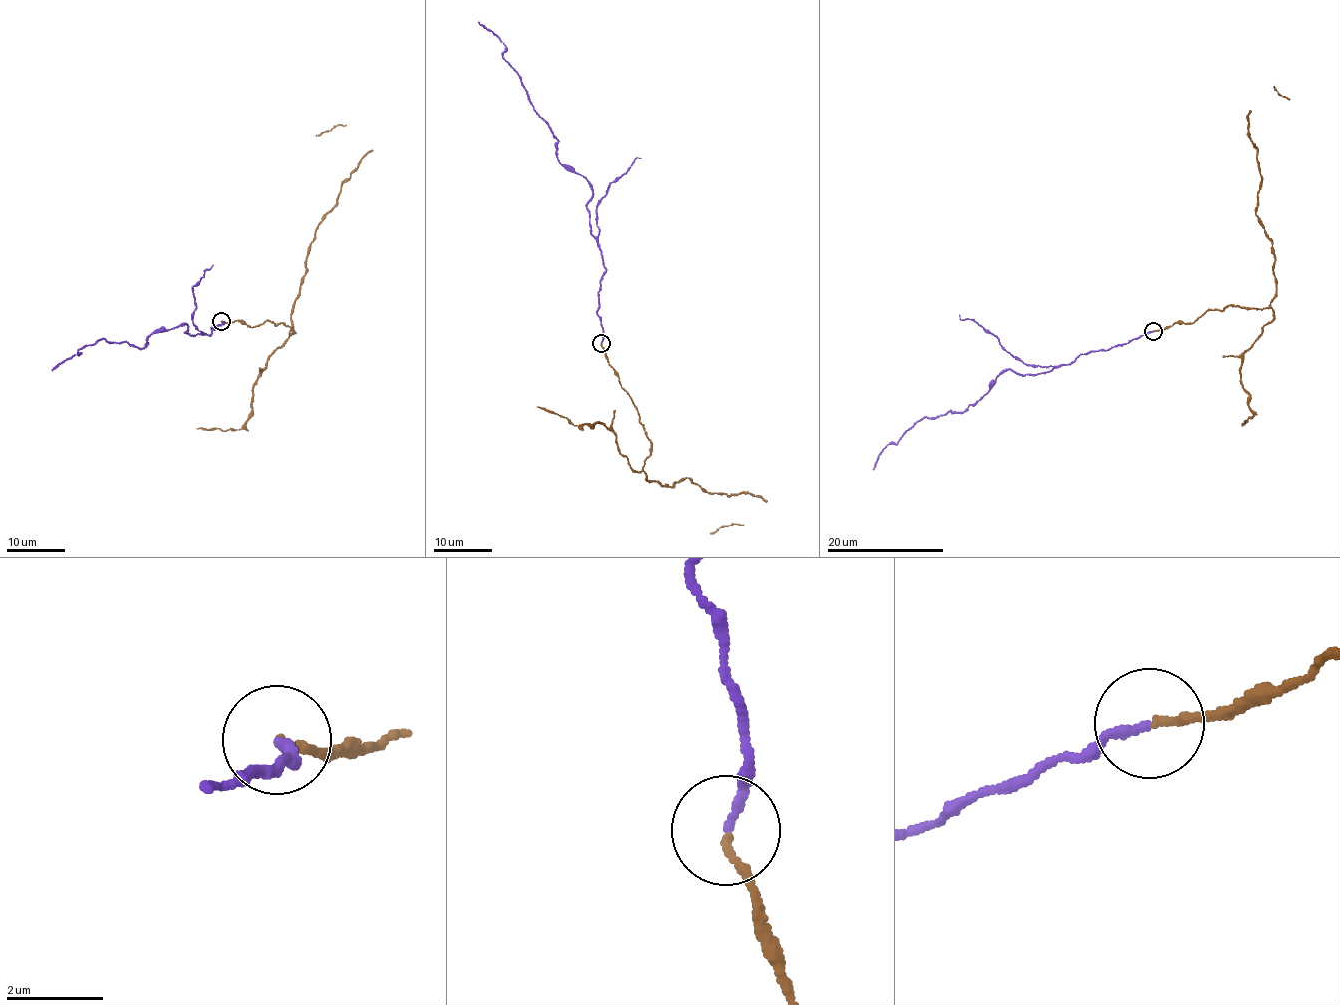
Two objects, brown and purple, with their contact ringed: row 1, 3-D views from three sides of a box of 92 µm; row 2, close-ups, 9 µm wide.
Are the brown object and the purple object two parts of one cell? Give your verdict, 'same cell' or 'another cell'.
same cell

